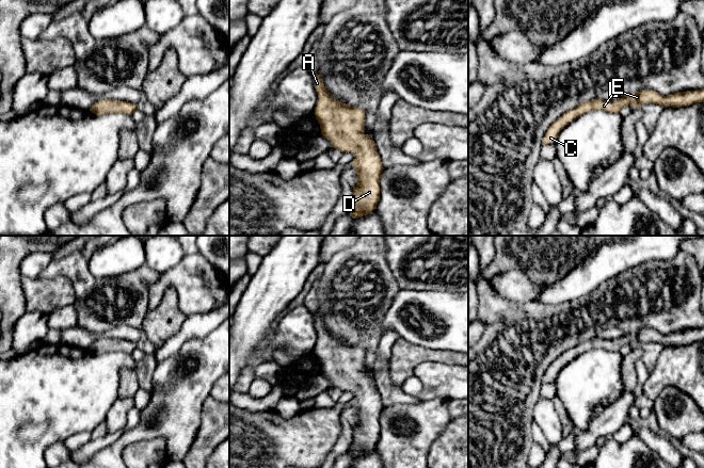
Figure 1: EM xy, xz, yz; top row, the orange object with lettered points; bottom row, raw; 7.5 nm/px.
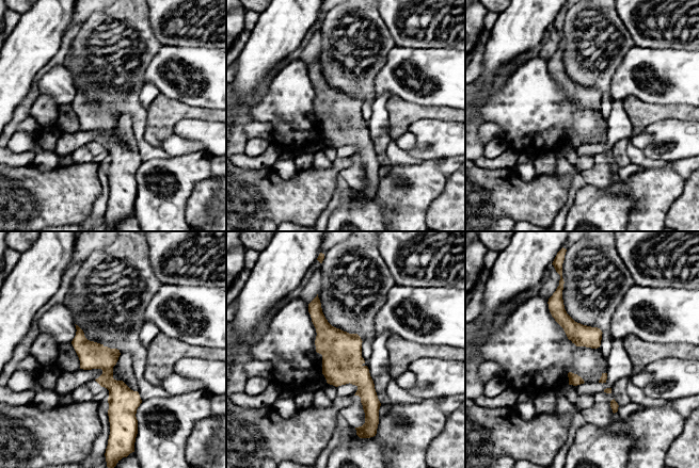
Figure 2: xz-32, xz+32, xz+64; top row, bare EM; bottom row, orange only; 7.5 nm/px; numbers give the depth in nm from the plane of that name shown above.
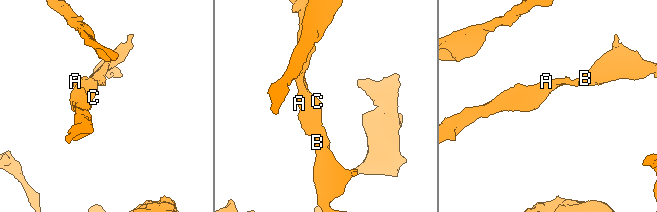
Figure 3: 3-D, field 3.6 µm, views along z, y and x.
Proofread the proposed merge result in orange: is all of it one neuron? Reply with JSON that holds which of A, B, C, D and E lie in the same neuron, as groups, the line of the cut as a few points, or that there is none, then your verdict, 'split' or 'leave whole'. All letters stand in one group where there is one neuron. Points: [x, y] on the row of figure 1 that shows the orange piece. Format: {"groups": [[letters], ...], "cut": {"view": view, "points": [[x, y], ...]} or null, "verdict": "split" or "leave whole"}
{"groups": [["A", "B", "C", "D", "E"]], "cut": null, "verdict": "leave whole"}

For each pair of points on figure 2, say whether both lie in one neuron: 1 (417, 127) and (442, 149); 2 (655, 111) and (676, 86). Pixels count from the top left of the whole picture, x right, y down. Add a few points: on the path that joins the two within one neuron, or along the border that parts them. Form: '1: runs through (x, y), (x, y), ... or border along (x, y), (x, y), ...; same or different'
1: runs through (424, 130), (437, 143); same
2: border along (636, 97), (647, 102), (685, 106); different

